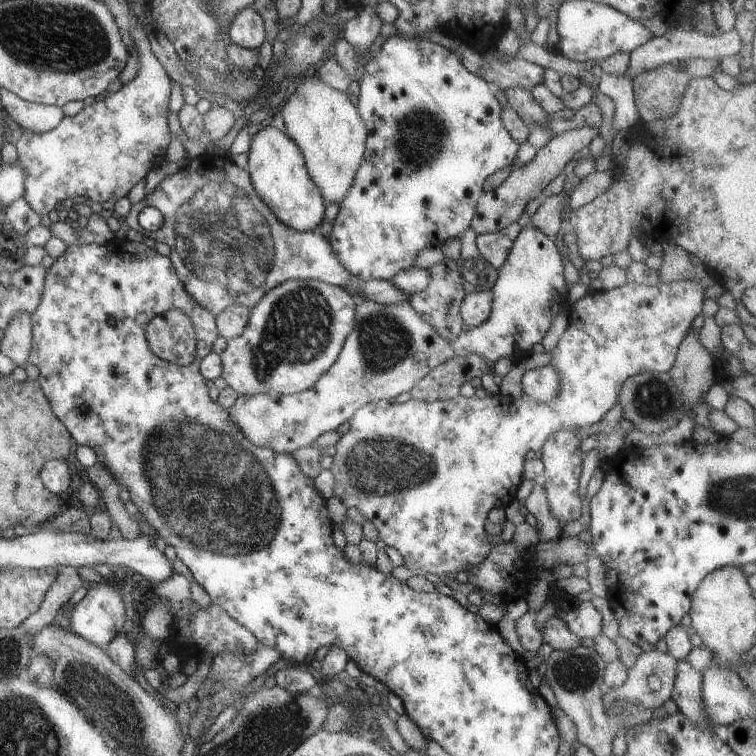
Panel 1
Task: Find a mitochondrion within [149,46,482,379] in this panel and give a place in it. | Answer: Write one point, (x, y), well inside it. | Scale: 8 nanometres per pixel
(223, 242)

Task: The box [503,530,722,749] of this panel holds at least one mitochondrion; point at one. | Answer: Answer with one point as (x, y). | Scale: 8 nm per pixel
(575, 672)

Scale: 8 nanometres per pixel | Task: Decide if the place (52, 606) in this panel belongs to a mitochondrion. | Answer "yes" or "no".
no

